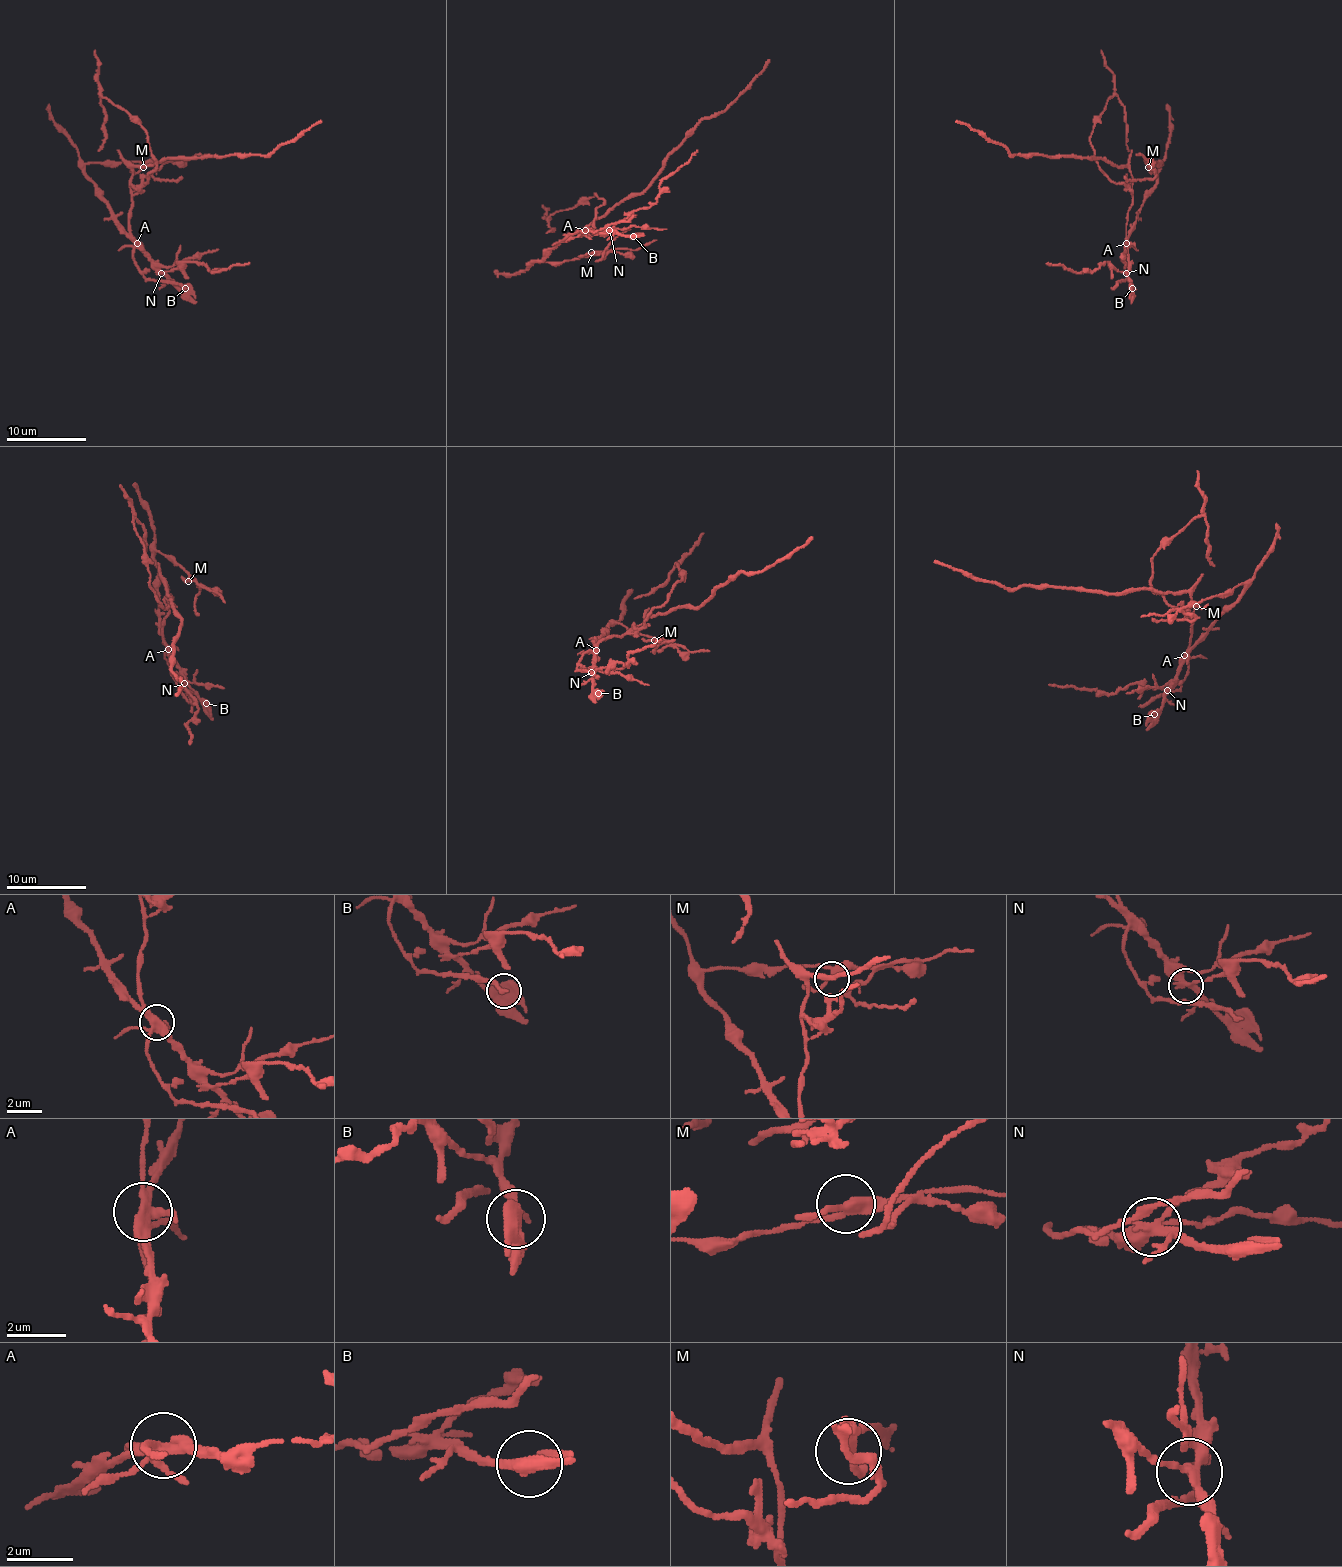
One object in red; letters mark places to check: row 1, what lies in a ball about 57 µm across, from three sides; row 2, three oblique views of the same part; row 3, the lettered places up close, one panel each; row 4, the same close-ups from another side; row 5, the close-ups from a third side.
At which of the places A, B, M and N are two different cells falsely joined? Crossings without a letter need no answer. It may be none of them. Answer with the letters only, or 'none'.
A, N

